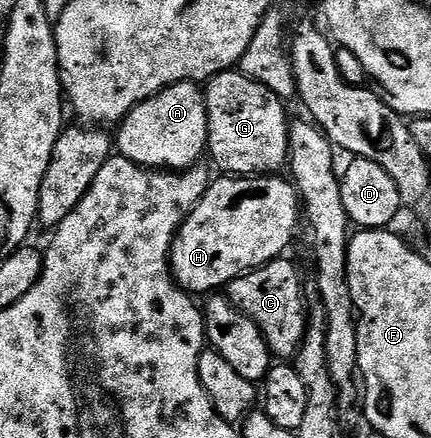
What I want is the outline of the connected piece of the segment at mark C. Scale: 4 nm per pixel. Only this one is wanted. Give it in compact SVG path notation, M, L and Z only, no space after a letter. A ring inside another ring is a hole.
M287 256L274 258L261 268L235 278L225 288L225 294L242 314L257 324L276 359L294 359L303 343L309 306L306 301L303 303L303 278Z

